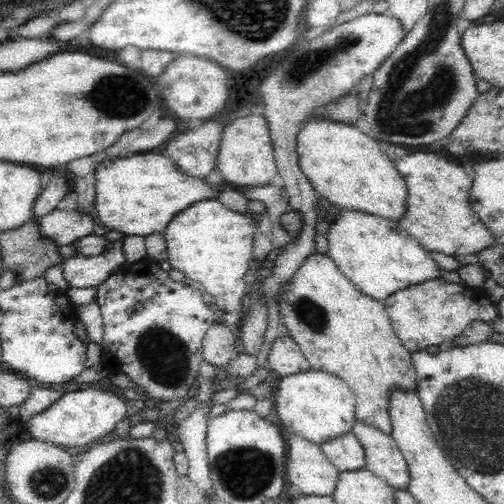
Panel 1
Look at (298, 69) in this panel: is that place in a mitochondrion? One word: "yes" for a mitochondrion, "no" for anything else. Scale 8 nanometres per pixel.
yes

